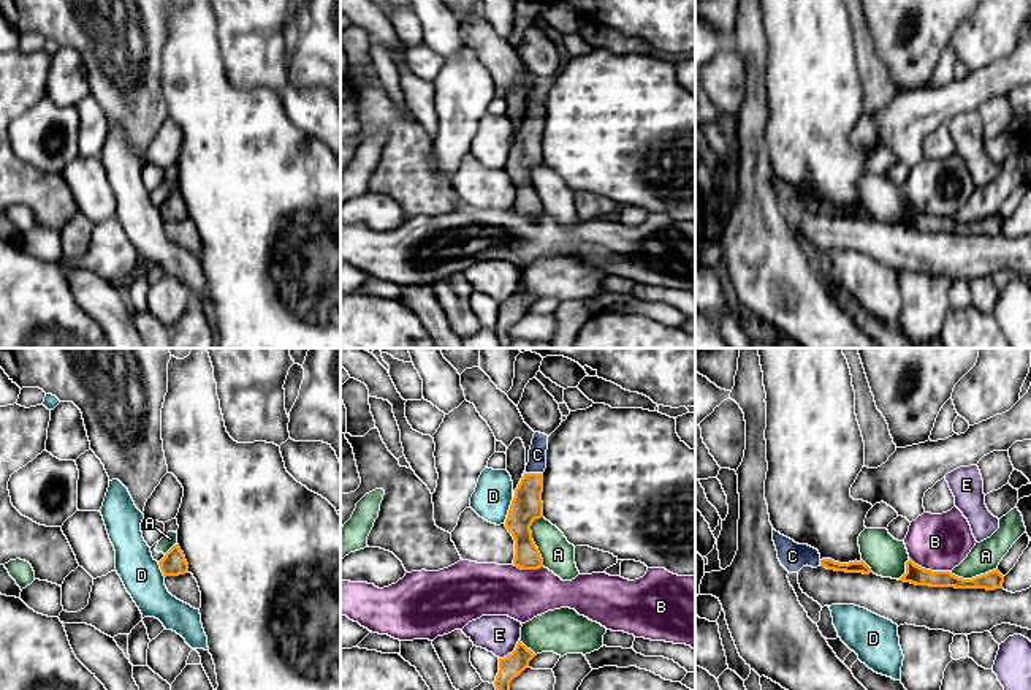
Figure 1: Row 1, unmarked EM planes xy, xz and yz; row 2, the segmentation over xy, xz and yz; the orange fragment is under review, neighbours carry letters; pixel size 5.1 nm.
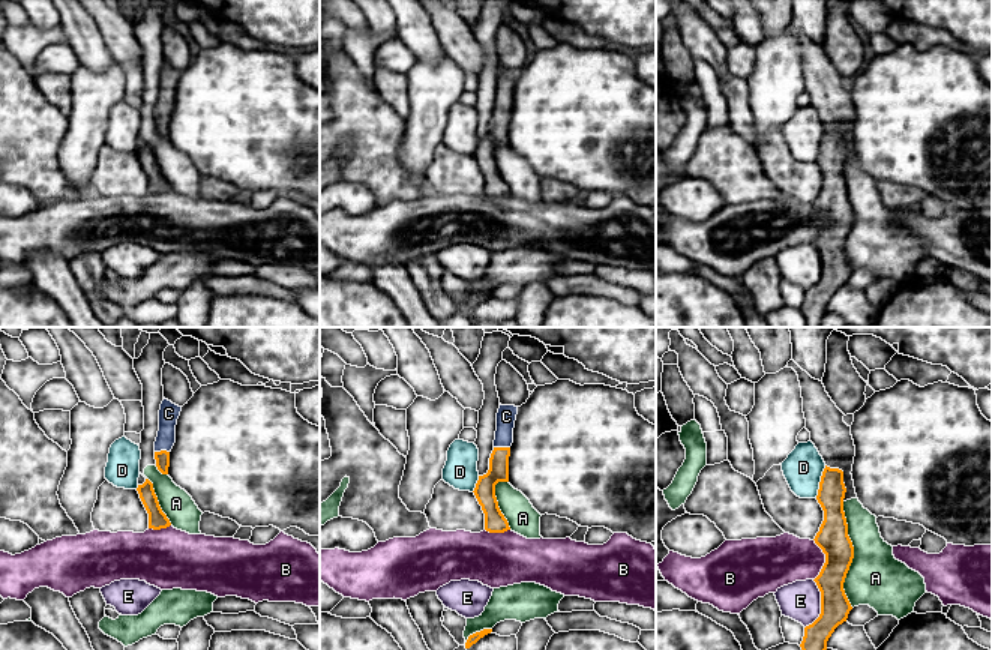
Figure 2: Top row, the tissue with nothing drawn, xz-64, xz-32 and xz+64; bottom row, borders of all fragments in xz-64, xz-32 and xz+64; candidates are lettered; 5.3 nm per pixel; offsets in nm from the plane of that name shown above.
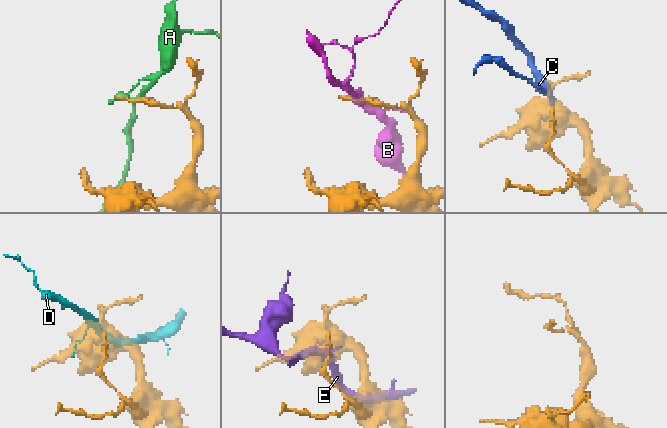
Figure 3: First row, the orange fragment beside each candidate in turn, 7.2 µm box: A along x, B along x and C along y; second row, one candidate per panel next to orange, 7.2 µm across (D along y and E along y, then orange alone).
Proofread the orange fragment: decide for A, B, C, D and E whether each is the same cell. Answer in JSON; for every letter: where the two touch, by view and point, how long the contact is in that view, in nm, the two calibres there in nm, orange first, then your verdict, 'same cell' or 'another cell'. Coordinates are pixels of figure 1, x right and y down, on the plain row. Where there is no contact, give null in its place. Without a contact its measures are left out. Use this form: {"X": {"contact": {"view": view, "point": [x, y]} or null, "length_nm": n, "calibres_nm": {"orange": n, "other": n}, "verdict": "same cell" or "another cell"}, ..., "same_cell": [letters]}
{"A": {"contact": {"view": "xz", "point": [532, 185]}, "length_nm": 260, "calibres_nm": {"orange": 160, "other": 170}, "verdict": "another cell"}, "B": {"contact": {"view": "yz", "point": [930, 216]}, "length_nm": 220, "calibres_nm": {"orange": 100, "other": 280}, "verdict": "another cell"}, "C": {"contact": {"view": "xz", "point": [534, 119]}, "length_nm": 90, "calibres_nm": {"orange": 160, "other": 100}, "verdict": "same cell"}, "D": {"contact": {"view": "xz", "point": [509, 155]}, "length_nm": 140, "calibres_nm": {"orange": 160, "other": 200}, "verdict": "another cell"}, "E": {"contact": {"view": "xz", "point": [512, 298]}, "length_nm": 150, "calibres_nm": {"orange": 120, "other": 190}, "verdict": "another cell"}, "same_cell": ["C"]}

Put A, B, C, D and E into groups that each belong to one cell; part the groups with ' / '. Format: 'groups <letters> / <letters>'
groups A / B / C / D / E

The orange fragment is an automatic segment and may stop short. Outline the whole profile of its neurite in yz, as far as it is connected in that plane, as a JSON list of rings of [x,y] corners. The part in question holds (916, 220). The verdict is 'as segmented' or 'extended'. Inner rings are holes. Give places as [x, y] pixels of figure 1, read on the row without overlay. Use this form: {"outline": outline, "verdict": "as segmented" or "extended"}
{"outline": [[[911,204],[906,207],[906,218],[898,225],[915,231],[955,233],[955,234],[1002,234],[1004,222],[998,217],[988,217],[972,225],[963,225],[950,217],[931,217],[915,210]]], "verdict": "as segmented"}

